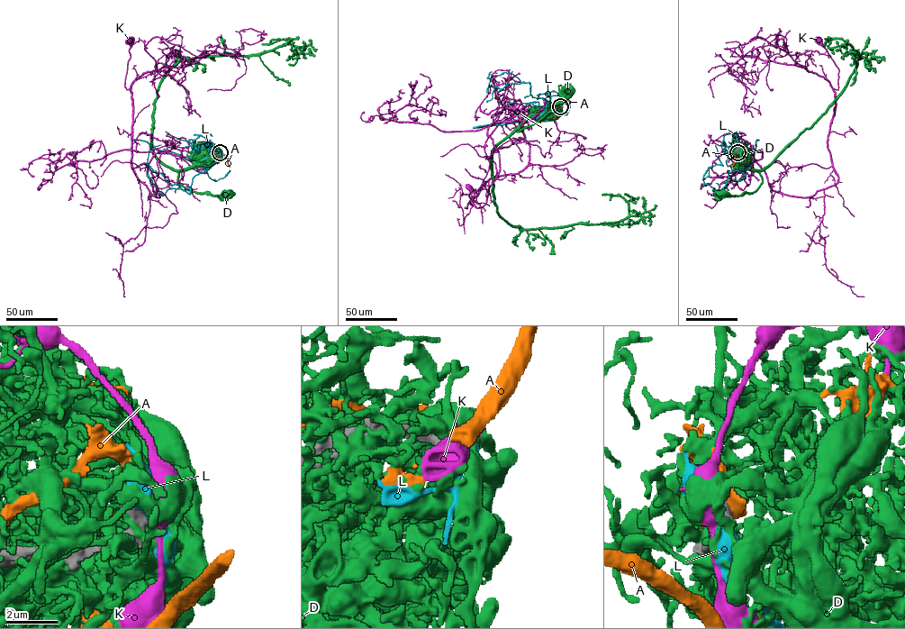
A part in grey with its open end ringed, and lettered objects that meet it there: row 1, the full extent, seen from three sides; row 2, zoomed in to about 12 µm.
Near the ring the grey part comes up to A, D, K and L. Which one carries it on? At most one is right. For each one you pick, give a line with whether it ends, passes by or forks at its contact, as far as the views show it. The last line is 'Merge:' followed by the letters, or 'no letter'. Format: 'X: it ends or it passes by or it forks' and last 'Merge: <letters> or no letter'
Merge: no letter

